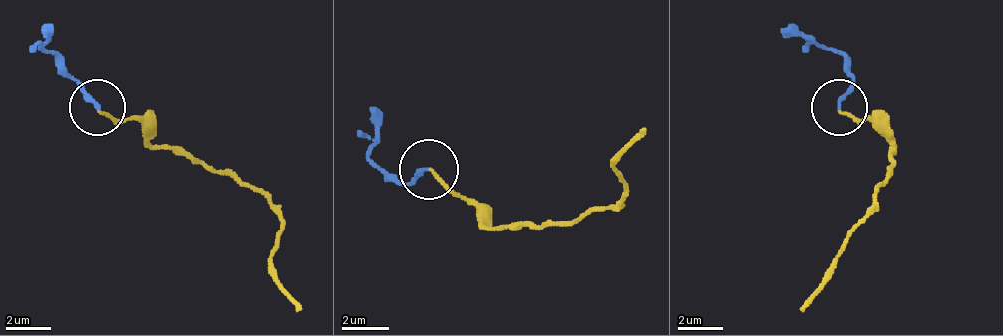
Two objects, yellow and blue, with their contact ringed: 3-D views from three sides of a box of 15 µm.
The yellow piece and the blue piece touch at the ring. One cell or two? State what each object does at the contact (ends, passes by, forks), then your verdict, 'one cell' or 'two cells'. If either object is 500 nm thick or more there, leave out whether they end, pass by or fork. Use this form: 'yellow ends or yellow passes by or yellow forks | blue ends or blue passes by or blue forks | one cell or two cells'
yellow ends | blue ends | one cell

